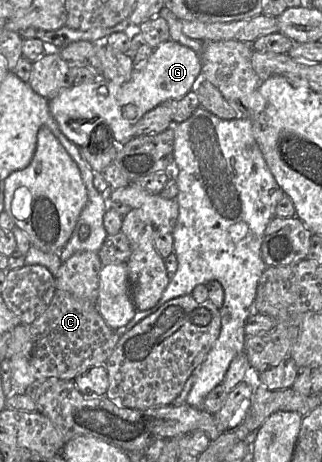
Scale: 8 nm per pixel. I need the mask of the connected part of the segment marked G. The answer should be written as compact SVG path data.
M169 39L155 47L145 65L134 69L130 79L122 85L116 85L105 78L97 78L91 83L73 84L49 100L49 110L60 131L78 147L88 146L97 136L110 137L117 145L122 145L132 138L132 127L145 113L167 101L182 98L194 90L201 68L198 53Z

